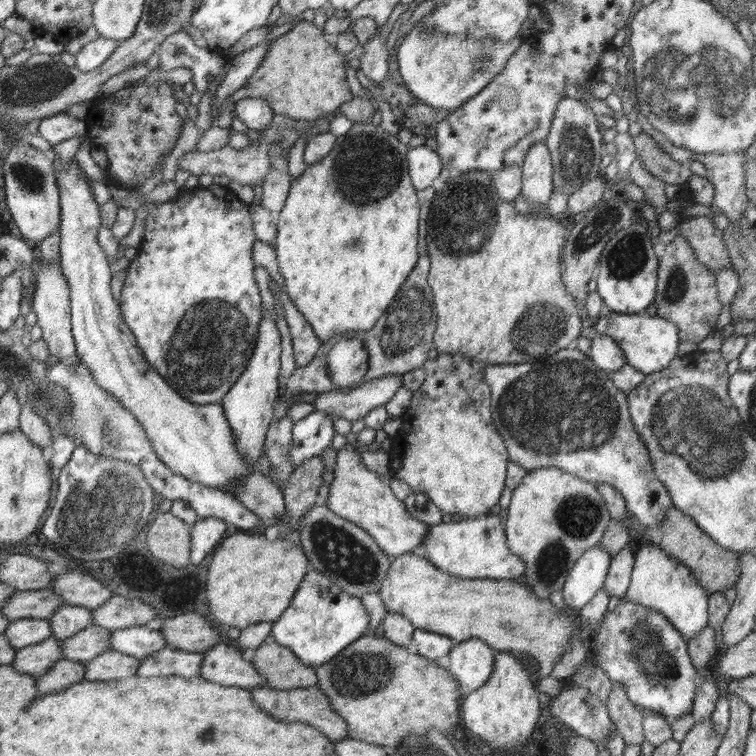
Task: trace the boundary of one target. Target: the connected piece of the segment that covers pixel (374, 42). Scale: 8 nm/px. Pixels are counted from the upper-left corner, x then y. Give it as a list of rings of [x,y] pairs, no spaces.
[[[378,25],[374,36],[363,45],[363,53],[360,56],[360,67],[358,70],[368,77],[372,83],[379,85],[387,78],[390,68],[388,67],[388,54],[384,39],[382,38],[381,26]]]

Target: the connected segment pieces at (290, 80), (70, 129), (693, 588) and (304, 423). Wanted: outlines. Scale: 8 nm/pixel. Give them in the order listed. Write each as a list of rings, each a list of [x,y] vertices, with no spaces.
[[[309,17],[272,41],[260,68],[250,76],[243,88],[232,93],[223,104],[258,98],[264,100],[274,114],[298,121],[316,121],[330,113],[337,114],[337,109],[344,102],[354,98],[347,82],[344,58],[331,46],[331,39],[326,38]]]
[[[59,113],[42,119],[38,132],[51,145],[57,145],[70,138],[84,136],[87,131],[84,121]]]
[[[658,545],[642,546],[636,552],[631,582],[625,598],[634,604],[651,608],[665,616],[685,640],[701,633],[708,624],[709,595],[698,584],[692,571],[670,557]]]
[[[314,410],[306,417],[294,422],[289,458],[293,466],[306,459],[319,457],[325,448],[332,446],[334,430],[332,419],[323,412]]]

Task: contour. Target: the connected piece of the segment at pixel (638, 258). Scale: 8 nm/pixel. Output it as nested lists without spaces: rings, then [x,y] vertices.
[[[630,227],[620,230],[602,249],[599,258],[597,293],[612,312],[643,314],[656,296],[659,259],[653,251],[649,231],[637,233]]]

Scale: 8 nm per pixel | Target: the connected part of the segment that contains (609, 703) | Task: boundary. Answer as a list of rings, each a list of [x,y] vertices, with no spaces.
[[[611,683],[605,707],[625,744],[641,744],[645,740],[641,708],[627,697],[625,688],[620,683]]]

